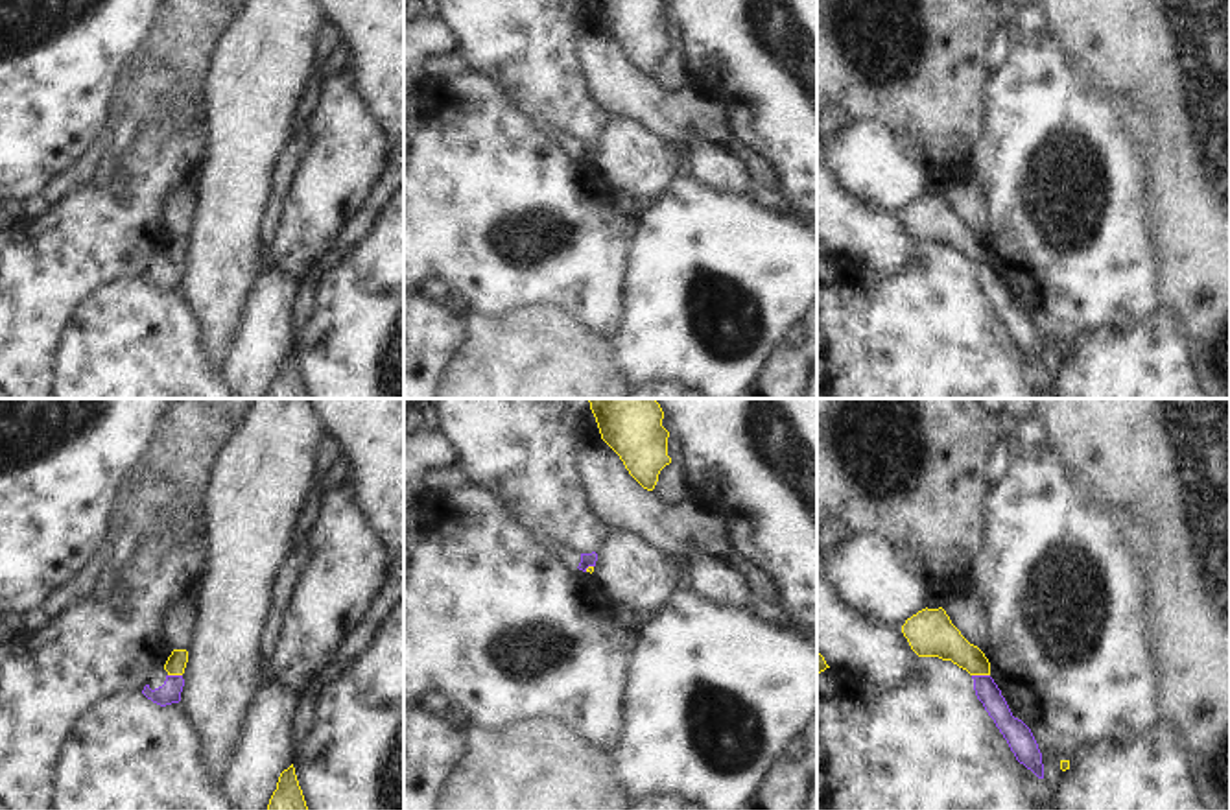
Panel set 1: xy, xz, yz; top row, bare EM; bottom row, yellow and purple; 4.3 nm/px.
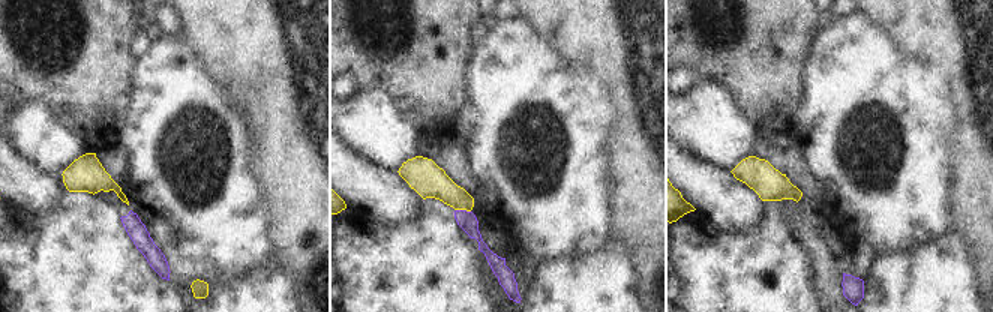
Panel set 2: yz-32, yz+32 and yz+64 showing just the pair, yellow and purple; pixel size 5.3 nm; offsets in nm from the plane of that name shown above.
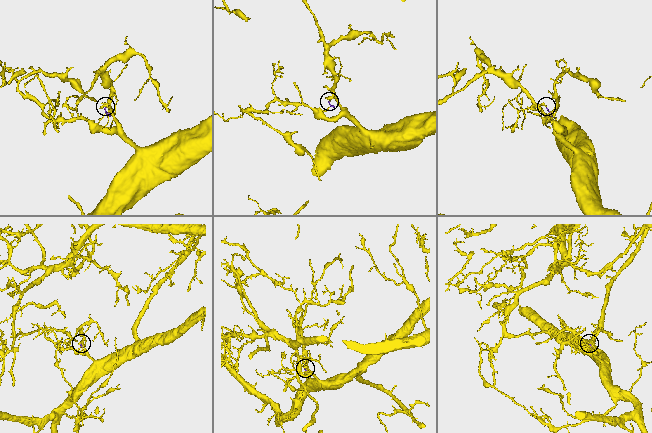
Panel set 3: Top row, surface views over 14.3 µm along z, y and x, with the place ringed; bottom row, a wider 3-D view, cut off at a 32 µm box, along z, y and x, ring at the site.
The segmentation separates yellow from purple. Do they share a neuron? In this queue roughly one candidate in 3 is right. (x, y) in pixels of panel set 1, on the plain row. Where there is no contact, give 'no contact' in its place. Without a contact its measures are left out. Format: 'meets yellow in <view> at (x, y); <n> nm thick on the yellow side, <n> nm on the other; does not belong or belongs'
meets yellow in yz at (981, 261); 180 nm thick on the yellow side, 100 nm on the other; does not belong

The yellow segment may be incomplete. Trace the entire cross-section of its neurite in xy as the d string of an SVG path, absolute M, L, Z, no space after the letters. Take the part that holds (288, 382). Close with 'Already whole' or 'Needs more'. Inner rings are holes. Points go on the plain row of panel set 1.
M293 351L278 363L267 399L310 399L299 373Z. Already whole.

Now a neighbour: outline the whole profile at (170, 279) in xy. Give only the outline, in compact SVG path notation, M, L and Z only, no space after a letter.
M157 255L142 280L153 290L166 293L181 288L183 273L183 262L170 262L164 255Z

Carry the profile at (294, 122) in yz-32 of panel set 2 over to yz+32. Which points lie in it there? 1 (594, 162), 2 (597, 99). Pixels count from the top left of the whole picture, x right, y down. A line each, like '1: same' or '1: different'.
1: different
2: different

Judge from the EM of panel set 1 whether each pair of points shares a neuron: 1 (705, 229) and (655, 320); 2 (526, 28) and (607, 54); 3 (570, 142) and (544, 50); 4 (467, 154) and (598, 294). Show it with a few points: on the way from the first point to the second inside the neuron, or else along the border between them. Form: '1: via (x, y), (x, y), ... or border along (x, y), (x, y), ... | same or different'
1: via (703, 251), (688, 266), (677, 297) | same
2: border along (587, 19), (576, 30), (578, 71), (585, 85) | different
3: border along (543, 124), (555, 120), (579, 141) | different
4: via (513, 200), (578, 222), (579, 248) | same

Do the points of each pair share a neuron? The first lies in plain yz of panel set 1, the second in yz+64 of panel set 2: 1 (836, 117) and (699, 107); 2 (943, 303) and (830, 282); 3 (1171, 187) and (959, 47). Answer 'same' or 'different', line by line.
1: different
2: different
3: same

